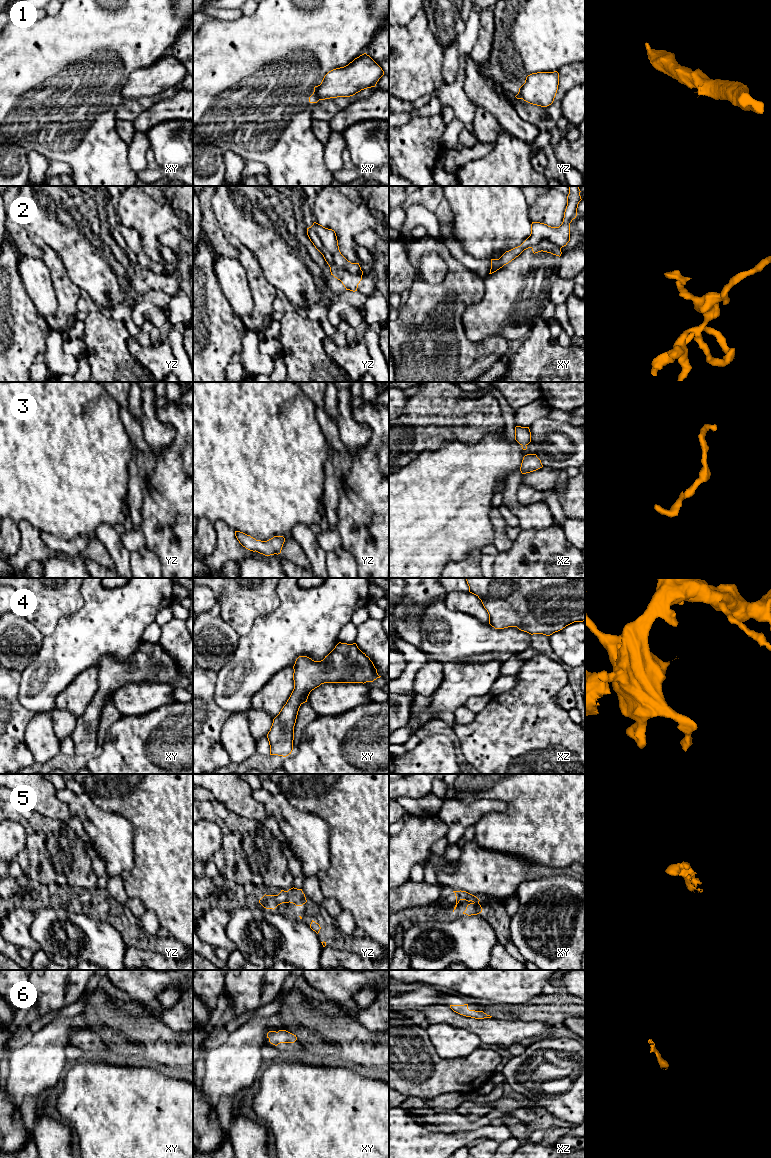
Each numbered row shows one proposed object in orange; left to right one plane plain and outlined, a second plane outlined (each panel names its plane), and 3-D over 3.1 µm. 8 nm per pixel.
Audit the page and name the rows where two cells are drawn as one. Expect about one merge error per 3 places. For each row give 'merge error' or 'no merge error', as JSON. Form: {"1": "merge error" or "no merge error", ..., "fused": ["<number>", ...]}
{"1": "merge error", "2": "merge error", "3": "no merge error", "4": "no merge error", "5": "no merge error", "6": "no merge error", "fused": ["1", "2"]}

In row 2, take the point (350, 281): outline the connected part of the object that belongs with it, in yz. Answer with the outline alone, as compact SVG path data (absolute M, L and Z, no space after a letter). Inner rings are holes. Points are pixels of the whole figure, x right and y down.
M312 226L307 228L307 235L310 241L315 246L315 248L323 255L325 261L330 267L331 275L333 275L335 278L340 280L342 284L344 285L344 287L346 288L346 290L350 290L353 292L357 291L358 284L362 280L362 275L352 274L348 272L347 270L338 266L335 263L332 254L323 245L323 243L321 242L320 238L316 234Z

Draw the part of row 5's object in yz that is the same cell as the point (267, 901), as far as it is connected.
M291 888L288 891L281 890L278 895L264 895L259 903L266 909L275 909L282 903L293 903L296 906L302 906L307 902L302 889Z

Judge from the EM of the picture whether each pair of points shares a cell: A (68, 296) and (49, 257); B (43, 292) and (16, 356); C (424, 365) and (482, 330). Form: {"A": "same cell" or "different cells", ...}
{"A": "same cell", "B": "different cells", "C": "different cells"}

